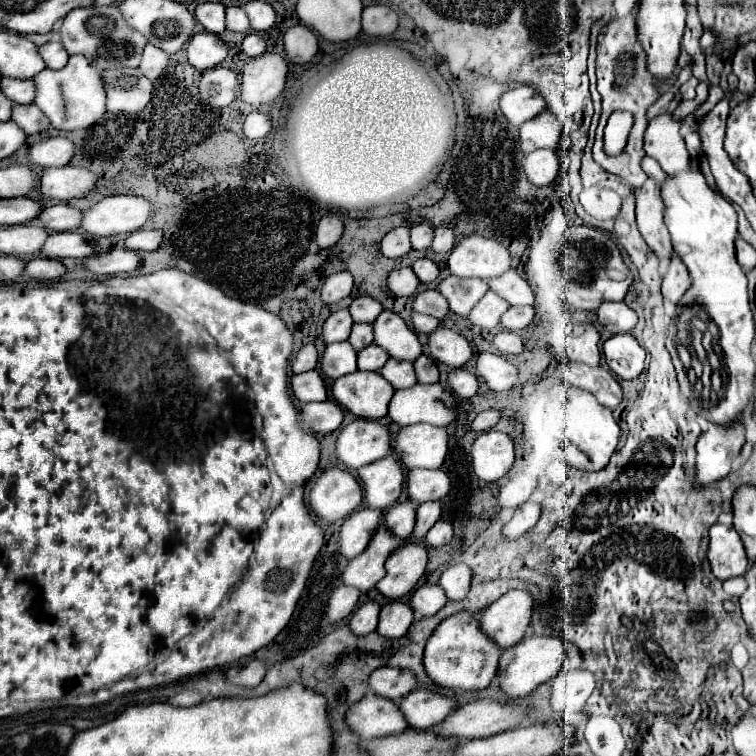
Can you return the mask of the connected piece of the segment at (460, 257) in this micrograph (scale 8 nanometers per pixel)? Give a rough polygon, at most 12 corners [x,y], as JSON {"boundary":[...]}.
{"boundary":[[471,235],[449,255],[457,277],[499,277],[511,269],[507,247]]}

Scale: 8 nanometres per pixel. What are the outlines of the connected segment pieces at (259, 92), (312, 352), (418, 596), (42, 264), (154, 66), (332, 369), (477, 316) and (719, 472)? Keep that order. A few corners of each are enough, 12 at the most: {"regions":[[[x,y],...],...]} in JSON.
{"regions":[[[263,53],[243,67],[239,99],[277,99],[287,61]],[[303,345],[291,363],[293,373],[311,371],[317,365],[315,345]],[[423,585],[411,597],[421,617],[435,615],[447,603],[439,585]],[[33,259],[25,275],[39,281],[59,279],[67,269],[57,259]],[[147,43],[139,71],[155,81],[167,67],[169,55]],[[349,341],[331,343],[321,357],[325,377],[337,379],[357,369]],[[487,291],[469,321],[481,329],[495,329],[509,303]],[[709,425],[697,441],[695,489],[733,469],[745,427]]]}

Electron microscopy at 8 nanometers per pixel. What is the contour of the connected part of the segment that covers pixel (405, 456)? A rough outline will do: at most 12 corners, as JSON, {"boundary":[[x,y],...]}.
{"boundary":[[401,427],[393,451],[407,469],[439,469],[447,431]]}

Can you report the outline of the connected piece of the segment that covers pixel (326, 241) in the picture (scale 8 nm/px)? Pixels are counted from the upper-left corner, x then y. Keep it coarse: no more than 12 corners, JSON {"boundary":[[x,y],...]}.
{"boundary":[[325,215],[317,225],[317,245],[333,247],[343,233],[335,215]]}

